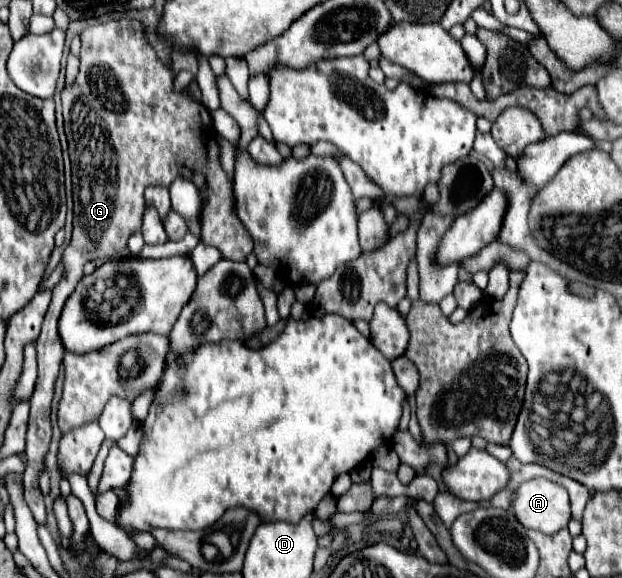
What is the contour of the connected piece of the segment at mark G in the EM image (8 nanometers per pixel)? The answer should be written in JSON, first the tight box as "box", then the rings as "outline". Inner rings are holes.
{"box":[25,20,253,526],"outline":[[[111,20],[105,24],[89,26],[81,34],[81,66],[79,74],[75,78],[75,84],[65,86],[61,90],[63,100],[63,116],[65,116],[65,134],[69,142],[69,156],[73,166],[73,202],[75,202],[75,220],[73,220],[73,238],[71,244],[63,252],[63,276],[53,288],[53,298],[41,328],[41,334],[35,342],[39,352],[39,378],[35,384],[35,392],[31,396],[31,414],[29,414],[29,426],[27,426],[27,446],[25,446],[25,502],[31,508],[35,522],[45,526],[47,524],[47,510],[43,502],[43,494],[39,490],[39,476],[45,472],[45,454],[49,450],[51,442],[51,400],[55,392],[55,380],[61,370],[61,362],[65,356],[63,342],[59,340],[59,316],[63,310],[63,304],[67,296],[71,296],[71,290],[75,290],[75,284],[83,276],[83,266],[87,260],[113,260],[117,258],[125,248],[131,234],[139,232],[141,228],[141,216],[145,208],[143,192],[147,186],[173,182],[175,176],[189,178],[199,194],[201,194],[201,242],[215,246],[223,252],[229,260],[243,260],[253,250],[253,240],[241,220],[233,212],[233,190],[231,182],[221,168],[219,162],[219,147],[216,140],[215,128],[211,122],[209,110],[193,102],[185,92],[173,90],[175,72],[165,66],[155,50],[151,48],[149,40],[143,34],[143,24],[139,20]]]}

